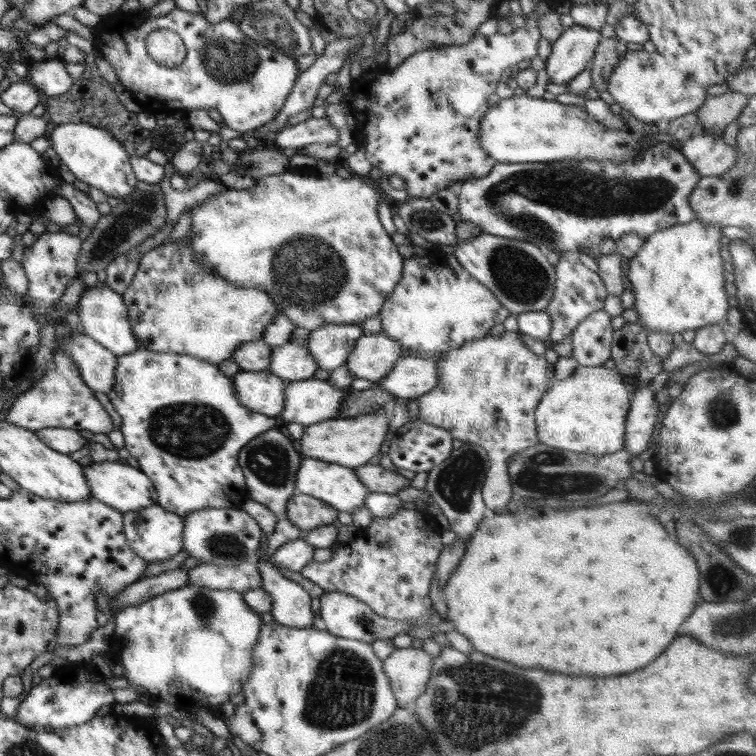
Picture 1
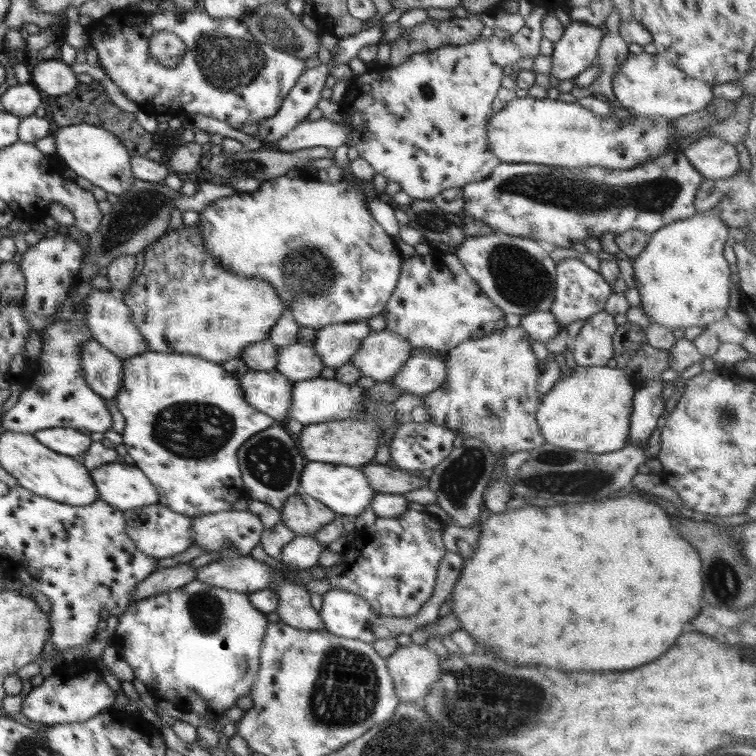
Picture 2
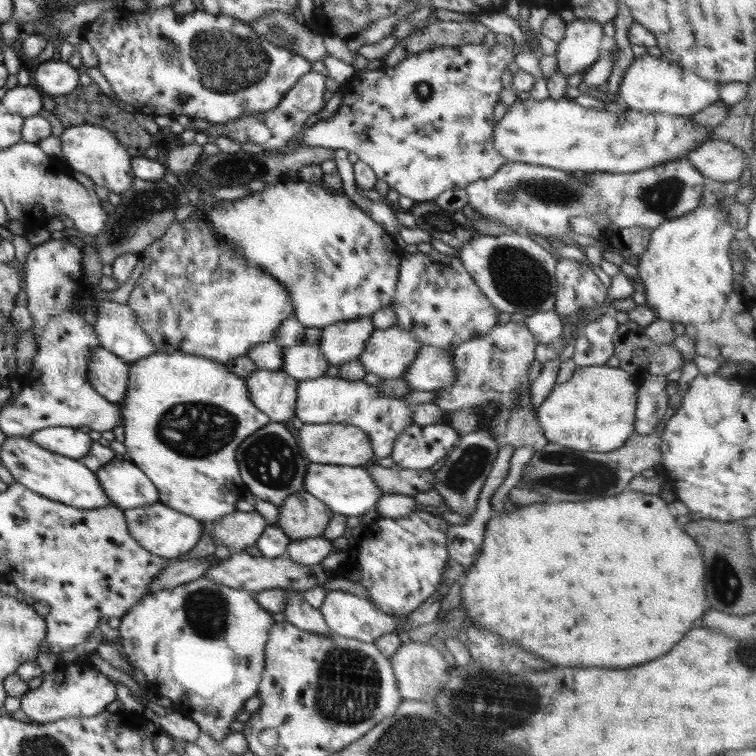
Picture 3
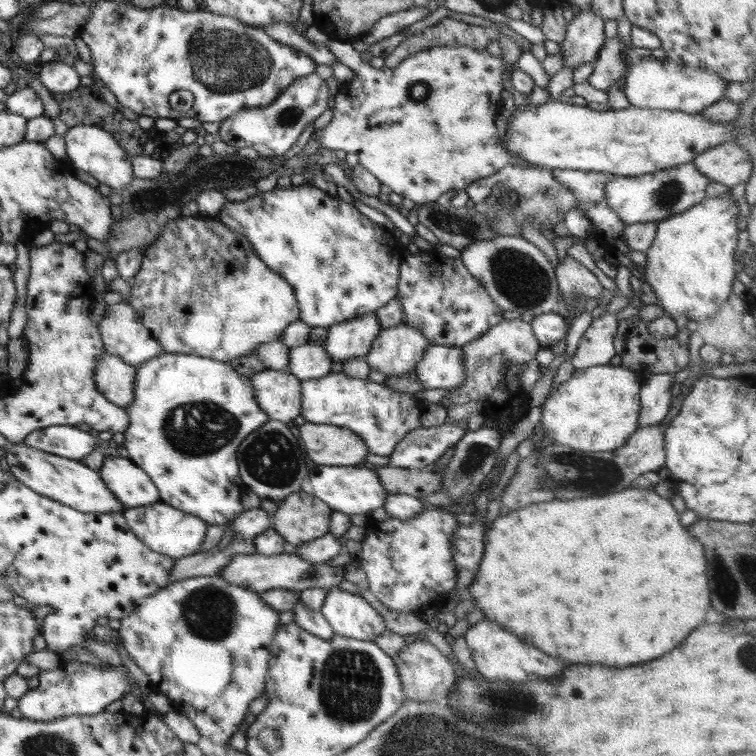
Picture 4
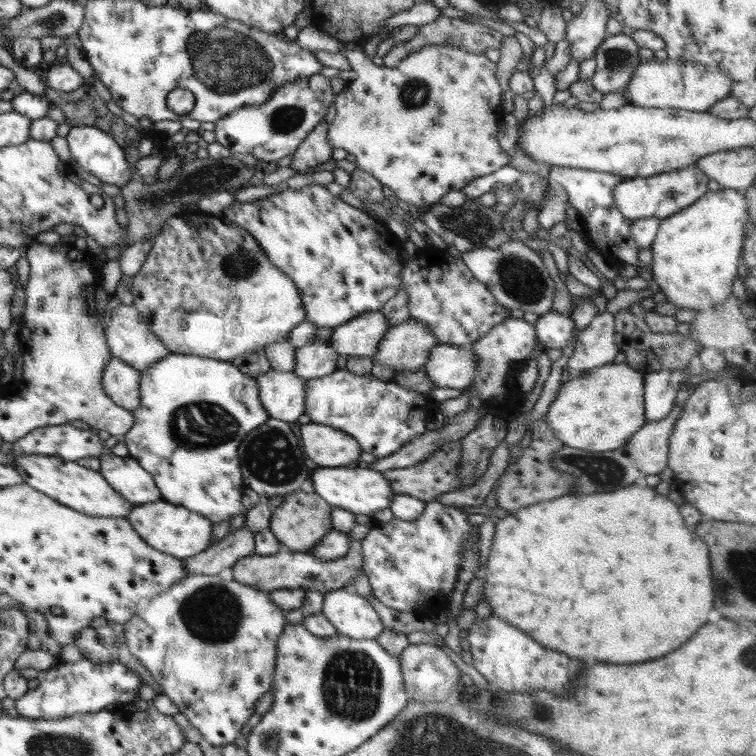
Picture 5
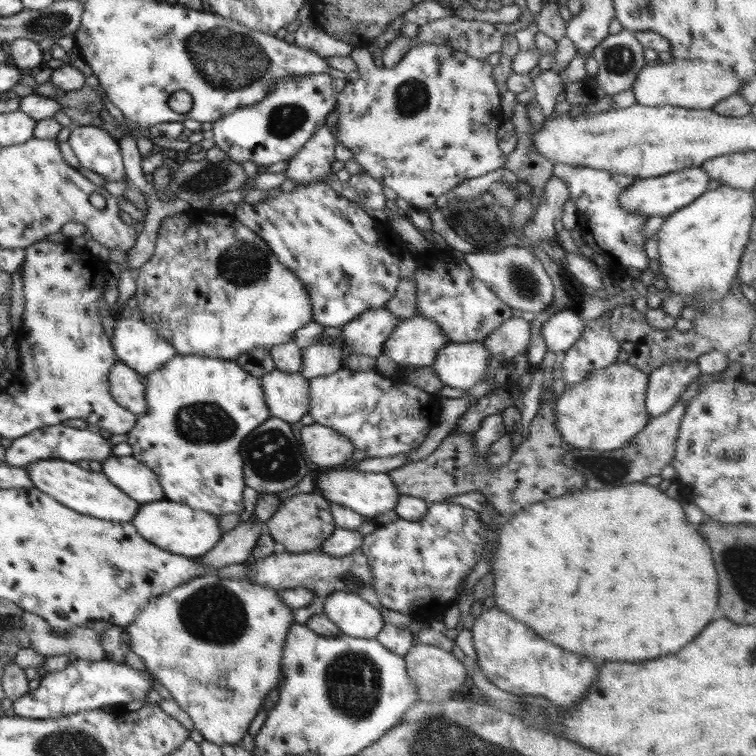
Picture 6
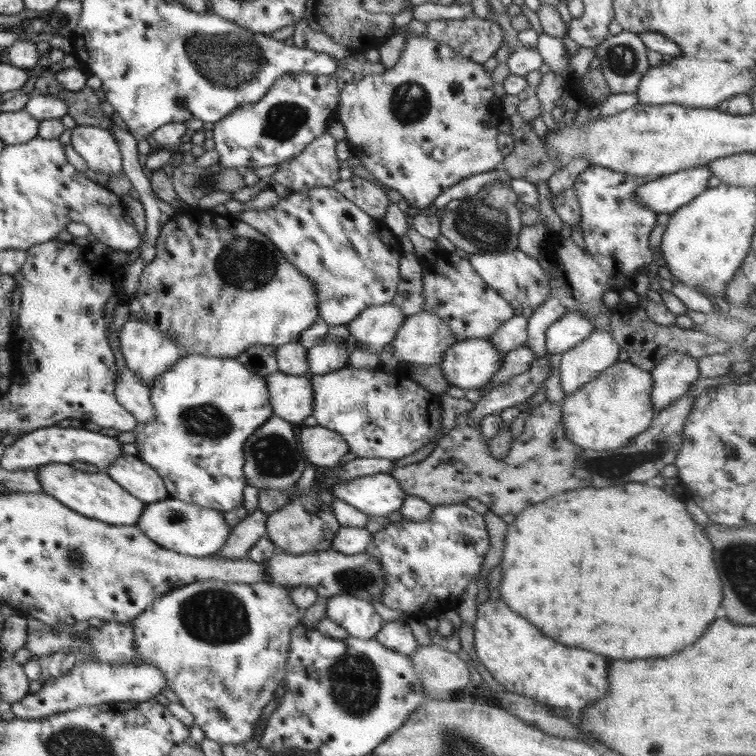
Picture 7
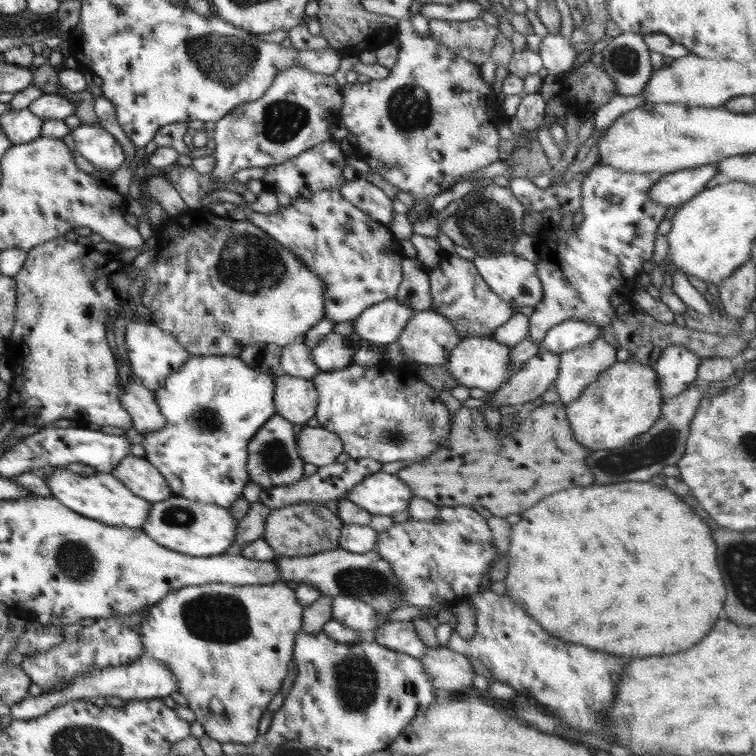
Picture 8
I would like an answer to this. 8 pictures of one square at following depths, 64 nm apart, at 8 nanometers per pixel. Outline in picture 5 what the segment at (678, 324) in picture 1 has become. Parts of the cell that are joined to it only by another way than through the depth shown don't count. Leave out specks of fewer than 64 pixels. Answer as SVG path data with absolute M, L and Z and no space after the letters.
M723 187L719 192L707 192L703 194L694 204L688 205L688 207L676 212L676 214L669 215L665 219L662 219L659 225L659 229L651 244L654 254L654 261L652 262L652 279L659 284L661 291L665 294L667 302L672 302L677 308L689 308L696 310L696 312L704 312L712 310L714 307L718 308L725 302L726 298L732 293L732 282L734 278L739 276L738 263L740 262L740 256L743 254L744 238L746 238L746 222L748 222L748 207L746 205L746 199L744 192L732 188Z

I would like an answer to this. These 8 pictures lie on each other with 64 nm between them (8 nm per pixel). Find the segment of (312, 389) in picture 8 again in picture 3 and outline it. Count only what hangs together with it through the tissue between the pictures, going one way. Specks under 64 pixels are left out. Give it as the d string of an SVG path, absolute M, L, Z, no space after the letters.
M257 370L250 374L245 380L246 385L248 385L251 402L256 405L256 408L266 413L270 421L283 423L294 416L298 399L298 379L286 374L286 372L282 370Z

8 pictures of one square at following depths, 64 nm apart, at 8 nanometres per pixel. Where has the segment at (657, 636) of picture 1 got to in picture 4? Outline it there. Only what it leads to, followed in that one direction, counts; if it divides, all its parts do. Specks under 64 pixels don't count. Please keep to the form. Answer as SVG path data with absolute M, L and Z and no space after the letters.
M626 488L610 496L592 496L592 498L584 497L574 500L554 499L500 515L485 534L482 560L468 590L469 595L476 600L476 609L483 611L488 620L504 624L507 630L512 630L517 636L520 634L522 638L530 640L540 650L552 656L560 656L570 662L580 662L580 664L594 662L594 664L606 664L612 668L638 666L669 654L704 620L710 608L710 588L708 588L708 578L706 578L704 545L686 532L686 528L678 520L676 508L652 489Z

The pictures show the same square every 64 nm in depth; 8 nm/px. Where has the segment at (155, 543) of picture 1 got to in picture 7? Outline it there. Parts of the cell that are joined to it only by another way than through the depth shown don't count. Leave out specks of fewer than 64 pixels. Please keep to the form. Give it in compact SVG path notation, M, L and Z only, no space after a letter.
M174 497L147 503L136 526L156 544L195 557L214 555L214 552L218 552L227 544L227 538L232 532L232 528L224 519L224 513L214 509L214 506L200 507Z

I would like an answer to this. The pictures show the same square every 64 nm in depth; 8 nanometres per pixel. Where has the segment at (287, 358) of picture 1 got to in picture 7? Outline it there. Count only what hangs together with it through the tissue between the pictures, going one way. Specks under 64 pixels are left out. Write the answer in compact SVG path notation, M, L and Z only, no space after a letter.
M328 333L322 341L307 349L309 376L323 375L346 367L351 349L349 339Z

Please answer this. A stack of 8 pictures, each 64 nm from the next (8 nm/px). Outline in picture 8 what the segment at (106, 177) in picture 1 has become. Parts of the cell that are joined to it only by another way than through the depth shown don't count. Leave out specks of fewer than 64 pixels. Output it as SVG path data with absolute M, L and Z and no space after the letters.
M83 124L73 129L77 151L95 168L112 174L125 164L124 148L99 124Z

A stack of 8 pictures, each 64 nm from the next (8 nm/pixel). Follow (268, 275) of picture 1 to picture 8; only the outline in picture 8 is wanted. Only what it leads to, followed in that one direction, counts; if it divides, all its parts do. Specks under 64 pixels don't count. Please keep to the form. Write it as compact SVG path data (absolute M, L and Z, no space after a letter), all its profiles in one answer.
M321 191L316 192L310 199L297 199L291 201L290 204L284 208L279 206L278 210L273 213L259 213L249 212L247 213L247 220L252 221L256 226L264 229L268 235L274 237L278 243L280 243L289 252L292 252L308 269L316 272L316 275L324 281L324 317L340 323L344 321L354 321L366 308L374 306L386 299L394 299L399 284L402 282L402 267L401 263L404 258L403 246L398 238L394 237L387 225L383 225L374 219L371 219L364 211L356 208L350 201L345 200L338 191Z

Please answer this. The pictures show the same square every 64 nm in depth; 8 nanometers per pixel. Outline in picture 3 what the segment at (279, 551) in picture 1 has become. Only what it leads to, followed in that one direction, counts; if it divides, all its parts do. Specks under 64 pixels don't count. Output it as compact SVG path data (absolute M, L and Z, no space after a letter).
M320 536L292 540L285 552L290 559L298 563L315 565L320 564L326 556L330 556L330 554L334 554L337 551L330 539Z

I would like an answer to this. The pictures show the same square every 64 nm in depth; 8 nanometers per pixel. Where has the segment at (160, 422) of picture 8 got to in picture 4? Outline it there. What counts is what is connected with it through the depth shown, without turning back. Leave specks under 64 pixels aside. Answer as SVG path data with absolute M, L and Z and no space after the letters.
M104 352L96 366L94 381L96 389L114 405L126 408L135 402L136 367L124 362L118 355Z

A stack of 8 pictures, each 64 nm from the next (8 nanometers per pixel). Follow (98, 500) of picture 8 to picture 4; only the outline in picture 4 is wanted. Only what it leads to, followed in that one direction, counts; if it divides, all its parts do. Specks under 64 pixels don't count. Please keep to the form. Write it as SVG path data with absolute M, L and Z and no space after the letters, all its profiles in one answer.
M14 442L12 448L6 450L4 457L10 467L10 473L22 484L52 500L76 508L80 512L98 512L98 514L120 512L123 514L127 509L126 505L106 487L98 471L84 466L79 461L30 448L24 442Z

